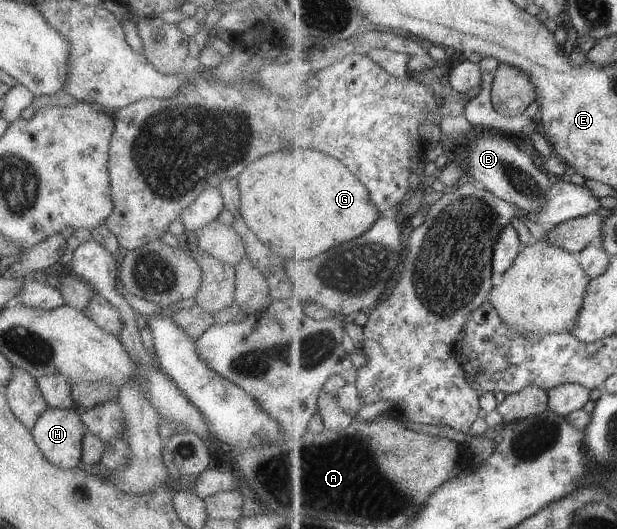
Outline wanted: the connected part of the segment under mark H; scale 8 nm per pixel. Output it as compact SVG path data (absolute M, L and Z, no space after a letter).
M47 407L35 421L31 436L43 458L57 468L77 467L82 455L81 439L86 428L76 407Z

